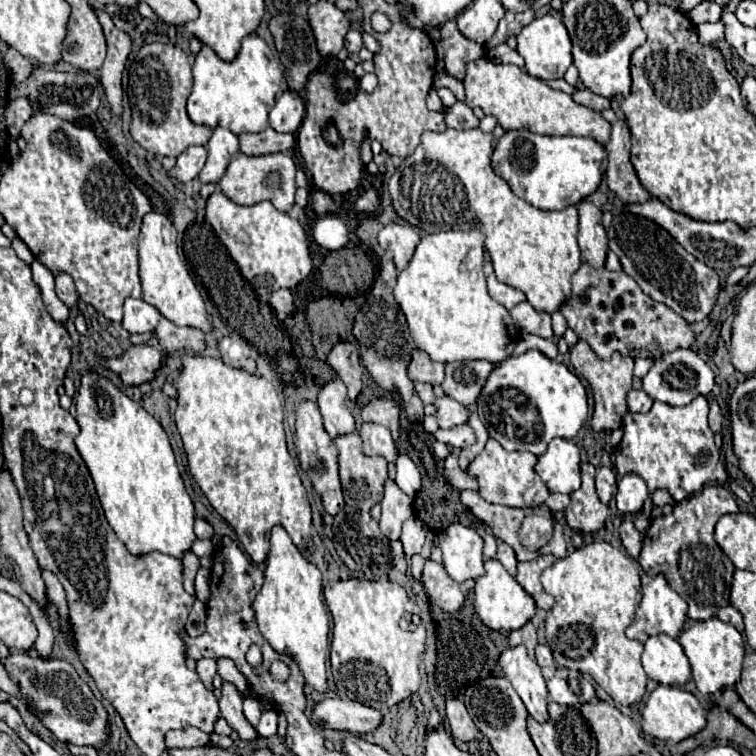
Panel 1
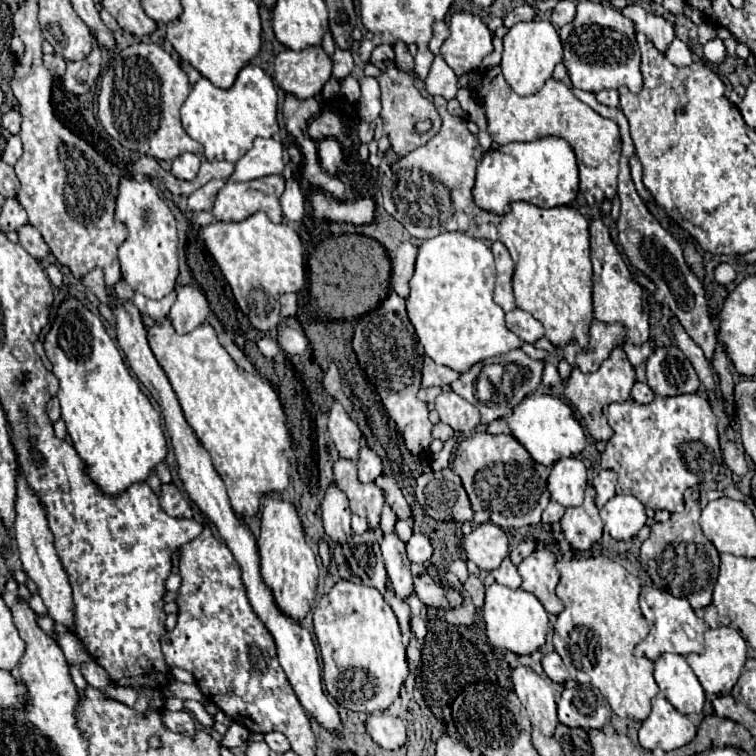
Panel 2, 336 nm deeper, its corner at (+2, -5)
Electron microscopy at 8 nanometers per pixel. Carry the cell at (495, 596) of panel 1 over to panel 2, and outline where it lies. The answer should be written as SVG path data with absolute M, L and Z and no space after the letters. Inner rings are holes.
M492 584L486 588L486 602L484 602L484 626L488 642L494 648L510 650L518 656L528 656L540 650L546 642L548 634L548 612L540 604L540 600L524 590L512 590L502 584Z

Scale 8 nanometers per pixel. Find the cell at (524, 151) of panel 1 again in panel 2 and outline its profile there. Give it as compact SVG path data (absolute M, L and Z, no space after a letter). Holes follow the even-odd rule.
M538 138L534 142L512 142L506 146L500 146L498 150L488 150L478 168L476 168L476 184L472 188L474 204L480 210L492 212L492 214L506 214L510 210L512 202L530 202L540 208L554 208L554 206L564 206L570 204L578 194L578 166L576 166L576 156L570 148L570 144L564 138Z

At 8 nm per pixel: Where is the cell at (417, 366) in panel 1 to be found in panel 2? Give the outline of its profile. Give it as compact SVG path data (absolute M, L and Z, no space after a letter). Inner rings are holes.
M424 358L424 368L422 368L422 386L446 386L452 384L460 374L452 368L438 366L430 358Z

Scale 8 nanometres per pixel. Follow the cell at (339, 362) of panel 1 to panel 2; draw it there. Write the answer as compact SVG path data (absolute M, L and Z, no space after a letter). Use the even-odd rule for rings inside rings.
M330 364L328 372L324 374L322 384L324 384L324 390L326 390L326 392L328 392L328 394L330 394L334 400L342 402L342 406L344 406L348 412L352 412L352 402L348 400L348 396L346 396L346 394L344 394L344 390L342 390L340 374L338 374L338 368L336 368L334 364Z

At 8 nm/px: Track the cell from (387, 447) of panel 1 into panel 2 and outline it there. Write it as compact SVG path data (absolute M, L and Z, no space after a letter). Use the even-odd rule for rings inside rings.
M364 446L358 458L358 478L366 484L366 482L374 482L380 474L382 474L382 460L374 450Z

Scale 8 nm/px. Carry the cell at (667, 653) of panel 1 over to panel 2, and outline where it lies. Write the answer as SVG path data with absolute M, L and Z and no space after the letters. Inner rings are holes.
M662 654L654 662L654 678L664 698L684 716L700 714L704 708L704 690L680 654Z

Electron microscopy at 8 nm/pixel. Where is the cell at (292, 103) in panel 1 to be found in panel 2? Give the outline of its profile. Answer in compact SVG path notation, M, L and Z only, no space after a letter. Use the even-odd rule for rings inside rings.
M256 138L254 146L234 164L234 172L228 180L246 182L264 178L270 174L282 176L284 160L282 160L282 144L274 138Z

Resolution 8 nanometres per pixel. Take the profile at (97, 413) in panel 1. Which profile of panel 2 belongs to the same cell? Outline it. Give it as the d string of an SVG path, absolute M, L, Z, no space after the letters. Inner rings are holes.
M66 296L58 304L54 322L52 322L48 334L44 336L44 350L46 350L48 360L52 362L52 372L56 374L56 378L60 382L60 390L56 396L60 400L62 420L66 422L66 430L68 430L68 436L72 438L74 448L78 450L78 454L82 456L82 460L88 466L86 472L90 474L90 478L108 496L120 494L132 482L146 480L148 472L154 470L156 464L162 462L168 454L162 420L160 420L160 414L156 412L156 408L150 404L148 396L140 390L138 382L130 376L116 344L112 342L112 338L108 336L104 324L102 324L102 320L96 314L92 314L78 298Z

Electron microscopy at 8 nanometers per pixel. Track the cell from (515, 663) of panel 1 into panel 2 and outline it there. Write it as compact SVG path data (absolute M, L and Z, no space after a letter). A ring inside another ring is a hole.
M518 666L512 672L512 684L516 696L528 712L532 728L542 730L546 736L552 736L558 724L552 680L534 674L534 670L528 666Z

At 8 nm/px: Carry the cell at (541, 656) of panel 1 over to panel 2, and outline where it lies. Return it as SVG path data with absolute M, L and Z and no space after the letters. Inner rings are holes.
M556 652L546 654L546 656L542 658L542 666L544 666L546 676L548 676L552 682L556 682L556 684L564 684L564 682L570 680L570 674L568 674L566 666L564 666L562 658L560 658Z

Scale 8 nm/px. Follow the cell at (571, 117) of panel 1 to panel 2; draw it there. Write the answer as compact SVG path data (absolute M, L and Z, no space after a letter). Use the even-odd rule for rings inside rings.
M496 66L484 74L478 98L486 106L488 132L494 142L532 142L544 136L564 138L576 154L580 170L580 190L586 202L592 206L596 202L612 200L618 194L618 162L622 150L618 124L614 120L602 118L590 106L580 102L564 82L550 78L540 92L532 96L518 96L510 90L502 76L502 70Z

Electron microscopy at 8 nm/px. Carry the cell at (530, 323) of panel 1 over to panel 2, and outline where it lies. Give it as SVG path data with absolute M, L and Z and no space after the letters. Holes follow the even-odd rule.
M514 308L506 314L506 324L518 338L530 344L544 336L544 326L530 312L524 312L520 308Z

